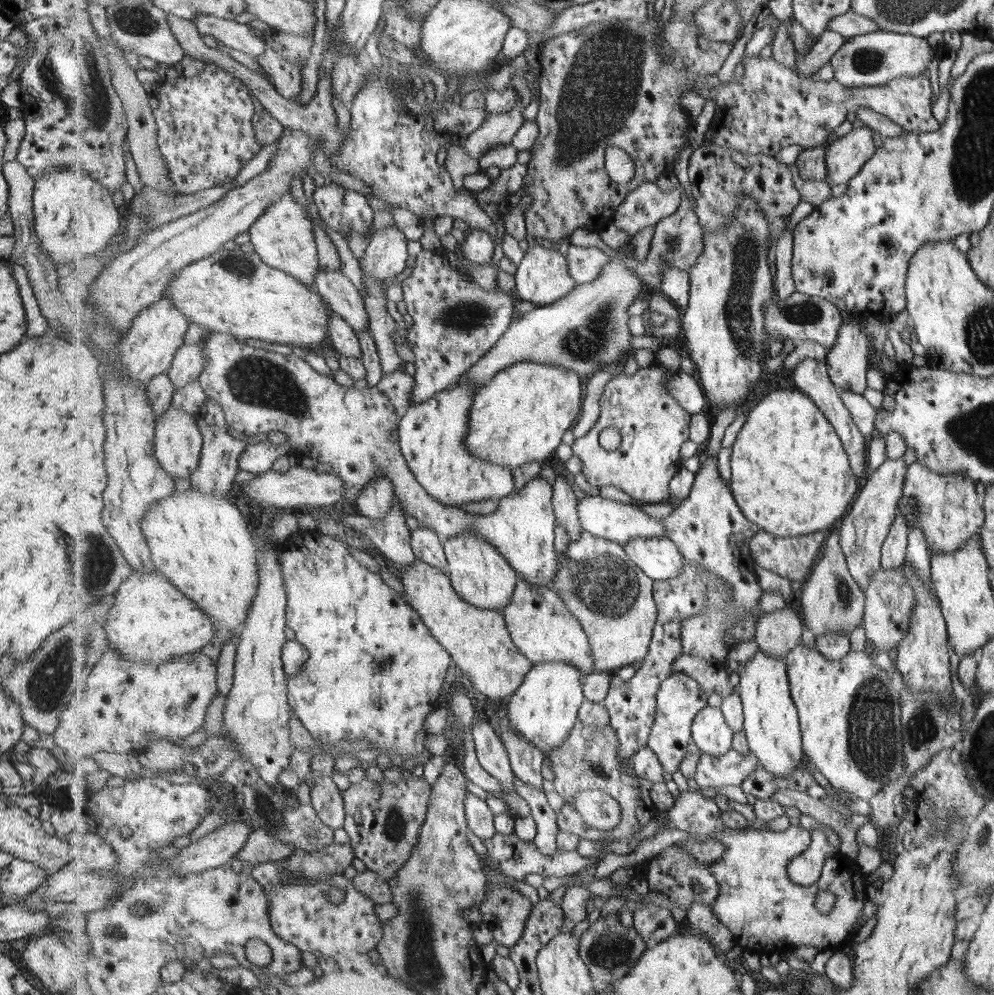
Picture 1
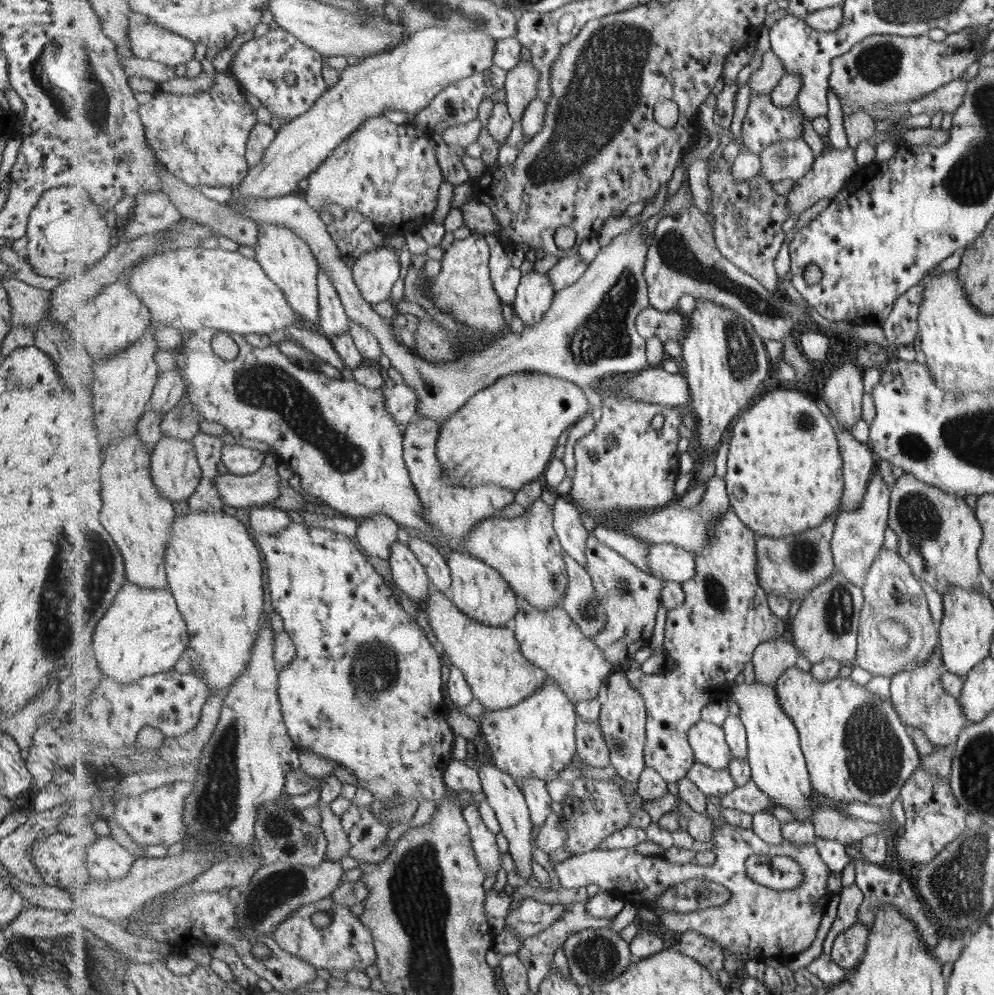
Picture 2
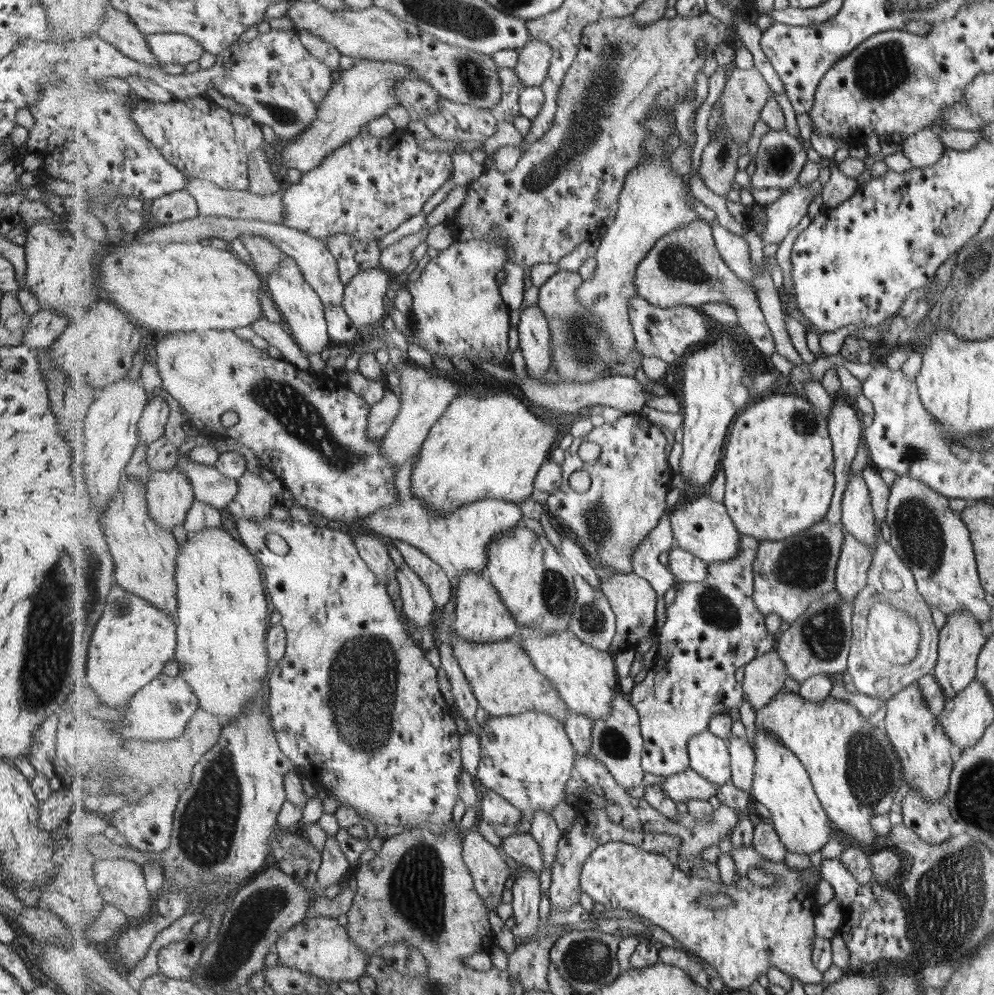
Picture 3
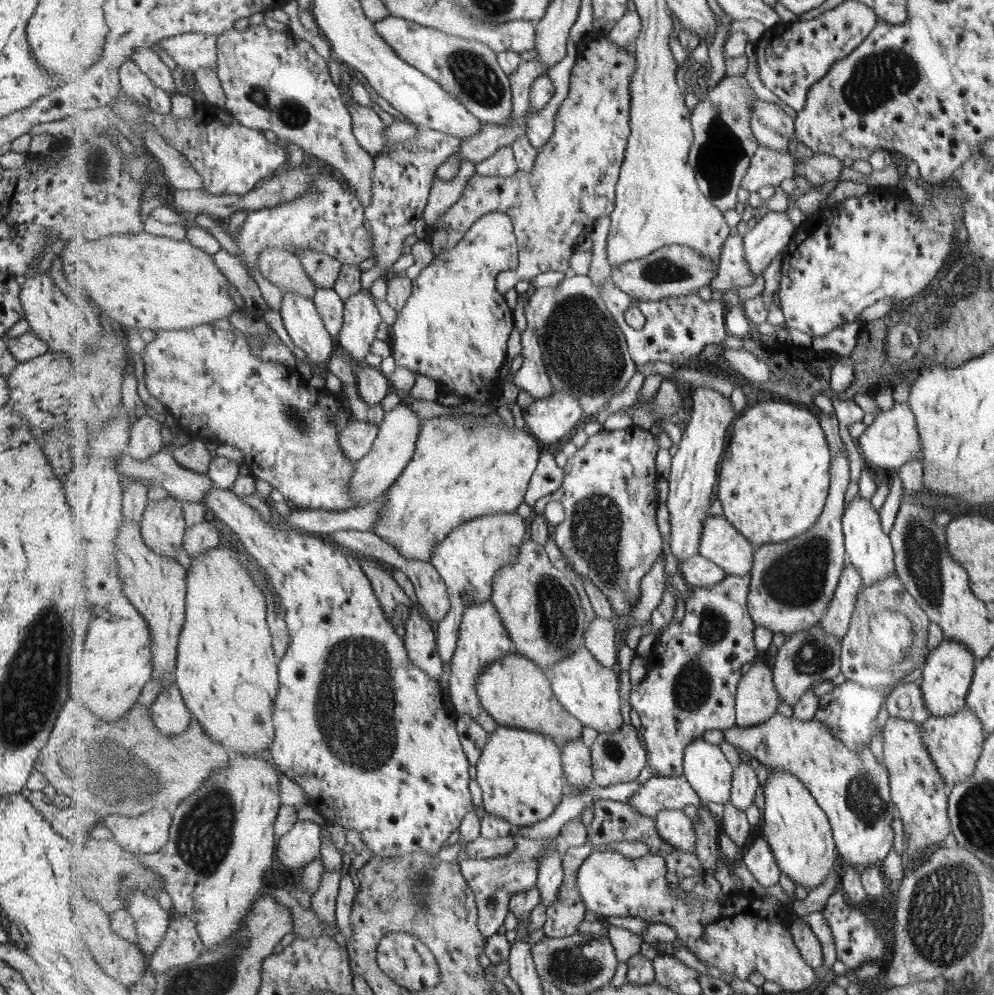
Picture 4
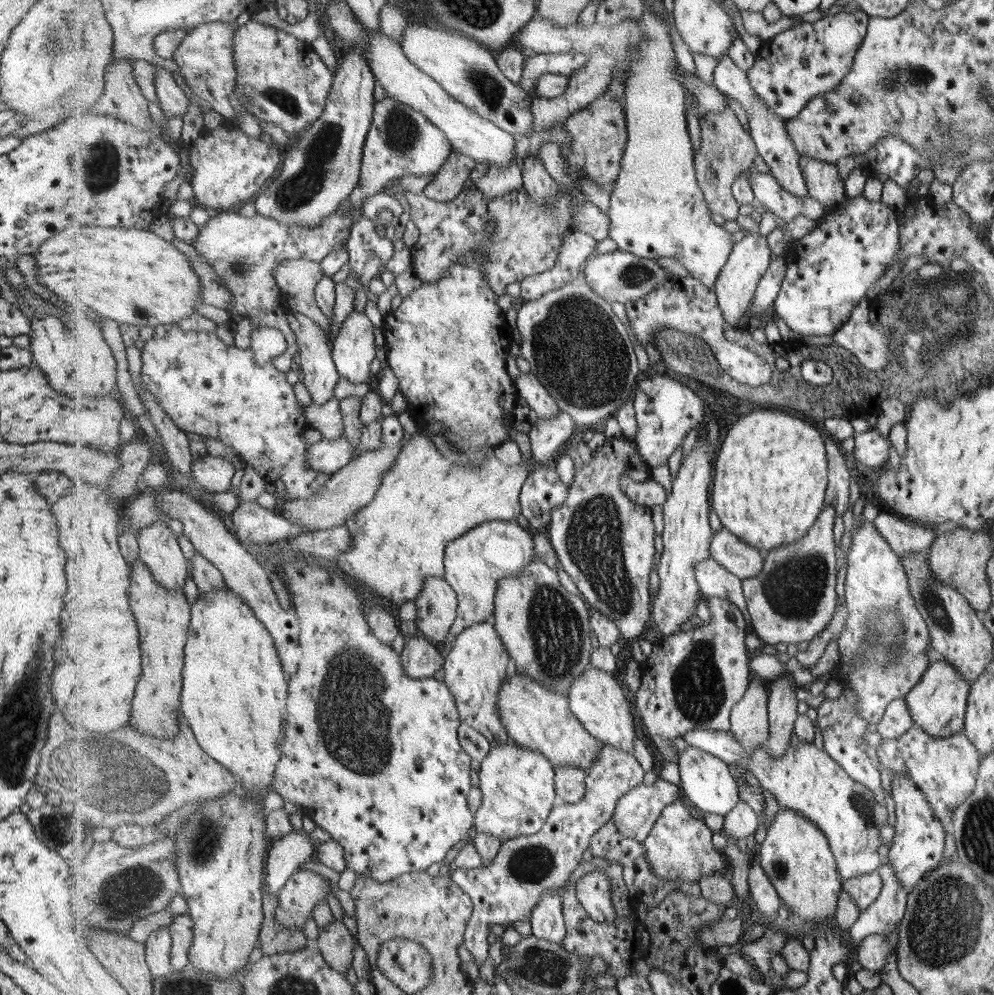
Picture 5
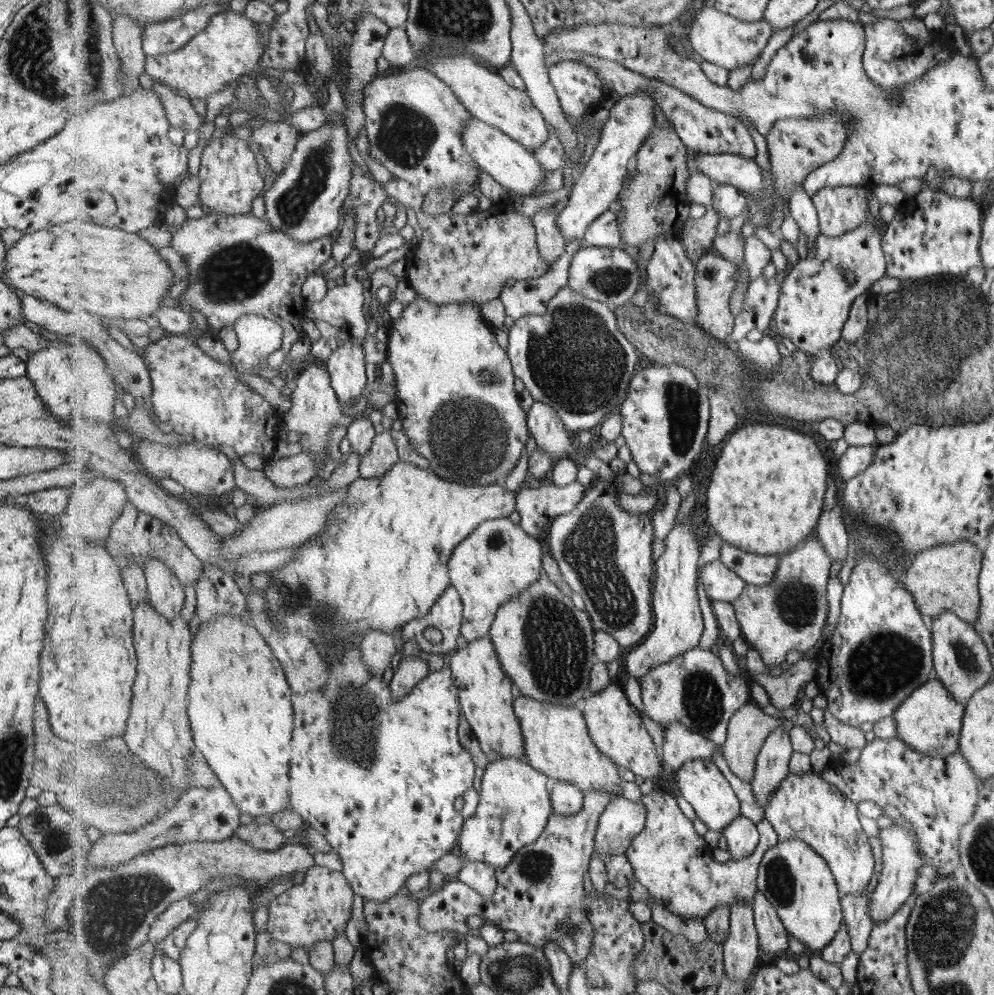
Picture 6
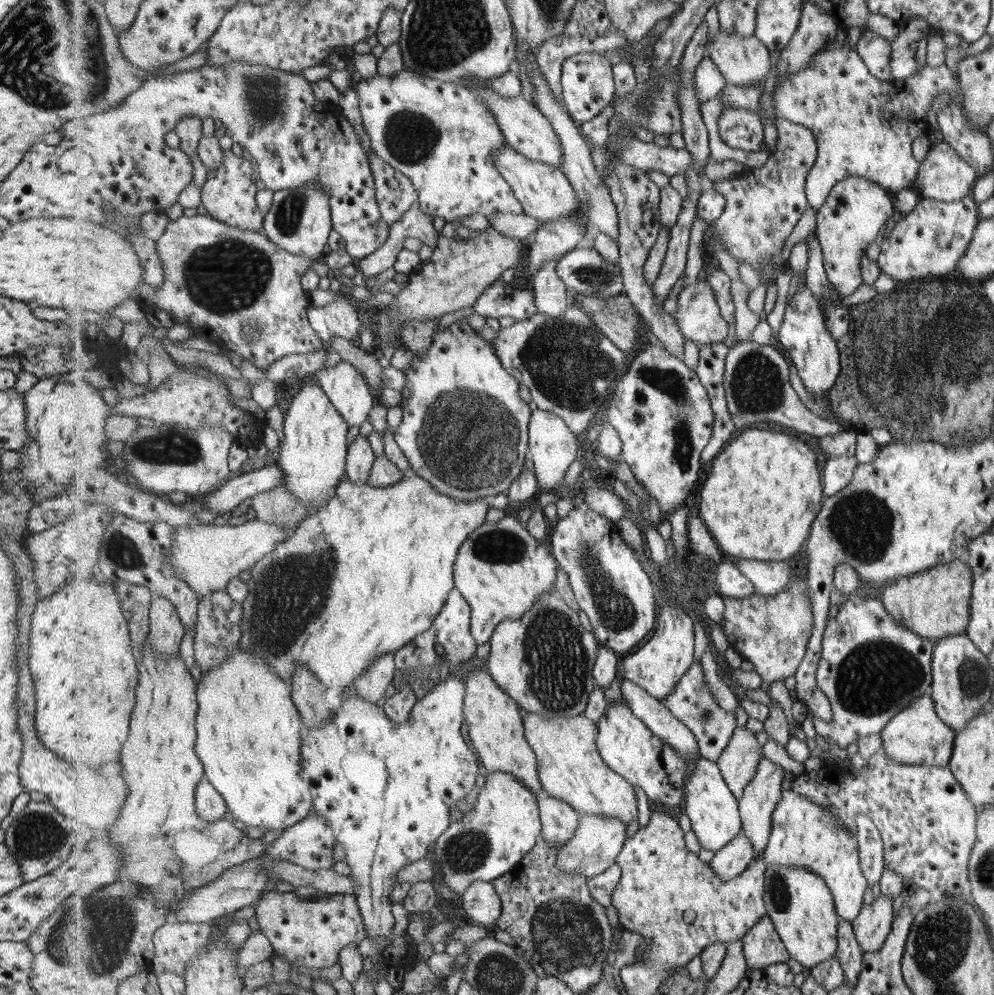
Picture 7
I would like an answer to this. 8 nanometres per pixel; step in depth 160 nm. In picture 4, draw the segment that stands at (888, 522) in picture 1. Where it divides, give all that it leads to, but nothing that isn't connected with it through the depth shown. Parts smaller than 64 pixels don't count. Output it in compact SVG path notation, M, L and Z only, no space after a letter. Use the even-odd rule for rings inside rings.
M851 561L844 566L833 600L821 621L825 634L843 640L851 626L856 602L864 584L860 570Z

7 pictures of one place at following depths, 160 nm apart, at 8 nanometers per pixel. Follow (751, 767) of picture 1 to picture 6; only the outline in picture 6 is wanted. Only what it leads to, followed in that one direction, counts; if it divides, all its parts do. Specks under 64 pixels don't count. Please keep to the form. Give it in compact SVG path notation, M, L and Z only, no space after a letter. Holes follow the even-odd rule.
M623 795L613 799L601 815L594 854L626 854L647 825L648 808L642 796L637 802Z

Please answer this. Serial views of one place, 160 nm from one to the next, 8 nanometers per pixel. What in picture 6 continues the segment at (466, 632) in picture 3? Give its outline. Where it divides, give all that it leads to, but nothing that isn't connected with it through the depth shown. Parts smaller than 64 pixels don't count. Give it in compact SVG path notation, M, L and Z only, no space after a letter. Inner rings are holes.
M487 634L471 642L467 648L451 653L448 666L460 690L462 712L489 762L507 757L527 760L521 723L514 709L514 682L505 672L504 664L493 644Z

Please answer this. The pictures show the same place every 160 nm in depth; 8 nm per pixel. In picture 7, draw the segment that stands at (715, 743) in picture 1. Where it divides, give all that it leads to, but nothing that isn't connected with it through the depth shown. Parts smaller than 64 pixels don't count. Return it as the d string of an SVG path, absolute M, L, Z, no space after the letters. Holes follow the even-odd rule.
M699 756L695 765L692 777L688 778L690 781L686 782L684 810L700 847L717 853L729 846L742 831L740 801L724 779L718 762Z

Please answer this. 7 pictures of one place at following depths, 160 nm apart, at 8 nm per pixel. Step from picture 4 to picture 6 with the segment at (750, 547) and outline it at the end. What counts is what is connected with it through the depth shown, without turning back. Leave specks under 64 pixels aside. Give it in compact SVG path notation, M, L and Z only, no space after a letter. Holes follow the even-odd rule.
M724 541L721 558L731 570L736 571L748 584L763 586L769 584L776 575L781 558L777 555L753 554Z

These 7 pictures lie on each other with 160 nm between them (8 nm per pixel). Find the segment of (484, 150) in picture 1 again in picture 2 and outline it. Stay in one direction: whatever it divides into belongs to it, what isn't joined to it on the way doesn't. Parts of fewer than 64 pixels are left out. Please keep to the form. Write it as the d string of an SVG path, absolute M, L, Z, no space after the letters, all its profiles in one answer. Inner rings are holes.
M532 57L517 68L508 72L506 80L506 93L508 111L514 124L522 122L525 111L538 97L538 80L540 72L534 67Z

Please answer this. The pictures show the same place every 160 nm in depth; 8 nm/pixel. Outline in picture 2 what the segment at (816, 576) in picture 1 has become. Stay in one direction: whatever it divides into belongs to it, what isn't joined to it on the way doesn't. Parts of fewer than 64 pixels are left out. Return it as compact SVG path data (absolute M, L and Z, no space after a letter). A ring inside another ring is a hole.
M835 568L834 573L816 586L802 601L796 615L788 623L793 643L803 653L811 666L824 658L834 658L842 665L852 666L857 656L859 614L864 604L864 592L851 579Z

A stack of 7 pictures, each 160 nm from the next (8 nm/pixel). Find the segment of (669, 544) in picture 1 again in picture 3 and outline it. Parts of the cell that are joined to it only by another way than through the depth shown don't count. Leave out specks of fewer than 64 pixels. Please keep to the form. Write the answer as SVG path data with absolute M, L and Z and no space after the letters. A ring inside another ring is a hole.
M673 546L668 555L668 569L683 582L701 582L708 577L710 563L688 550Z

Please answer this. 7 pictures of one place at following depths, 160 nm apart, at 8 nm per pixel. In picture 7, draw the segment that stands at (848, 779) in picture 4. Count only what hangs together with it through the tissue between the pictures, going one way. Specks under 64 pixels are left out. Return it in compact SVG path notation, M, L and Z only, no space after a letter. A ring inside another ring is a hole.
M629 679L623 682L623 698L631 710L665 744L670 744L683 758L700 756L700 744L692 730L678 719L658 698ZM790 789L784 791L772 822L772 834L765 850L766 864L787 868L799 866L819 874L831 887L841 919L855 920L865 908L863 898L867 888L870 888L869 879L861 870L858 838L829 809L824 809L804 794Z

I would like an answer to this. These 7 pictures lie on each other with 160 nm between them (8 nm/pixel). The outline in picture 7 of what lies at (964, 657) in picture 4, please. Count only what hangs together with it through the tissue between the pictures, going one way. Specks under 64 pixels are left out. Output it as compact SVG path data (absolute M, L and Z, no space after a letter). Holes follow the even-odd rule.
M921 695L905 710L896 714L880 734L883 740L882 748L885 748L891 758L900 763L945 767L952 756L954 732L938 717L934 709L934 702L929 695Z

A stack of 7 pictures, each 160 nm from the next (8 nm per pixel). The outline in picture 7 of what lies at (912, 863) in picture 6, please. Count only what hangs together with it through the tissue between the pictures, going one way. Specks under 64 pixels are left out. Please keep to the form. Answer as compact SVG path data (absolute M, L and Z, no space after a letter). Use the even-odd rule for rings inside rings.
M881 894L881 898L874 900L853 921L855 934L865 952L881 950L883 942L887 940L896 917L893 918L895 900L889 894Z

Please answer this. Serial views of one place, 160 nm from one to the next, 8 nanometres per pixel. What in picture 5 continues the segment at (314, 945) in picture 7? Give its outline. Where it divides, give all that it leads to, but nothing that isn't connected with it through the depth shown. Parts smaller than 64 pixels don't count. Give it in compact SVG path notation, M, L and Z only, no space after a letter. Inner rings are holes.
M317 872L300 873L294 876L278 892L279 908L275 917L288 930L302 932L303 924L313 918L313 910L319 902L326 902L327 888L331 882Z

